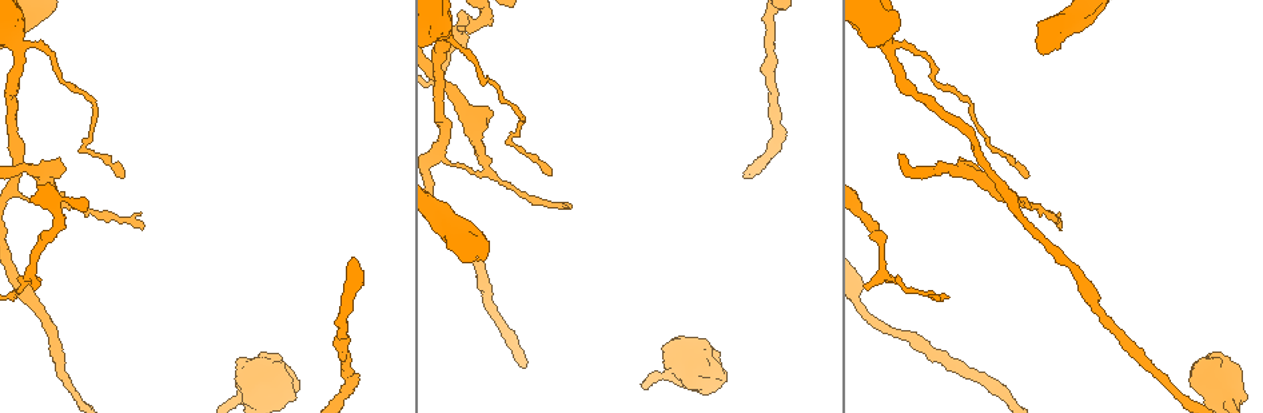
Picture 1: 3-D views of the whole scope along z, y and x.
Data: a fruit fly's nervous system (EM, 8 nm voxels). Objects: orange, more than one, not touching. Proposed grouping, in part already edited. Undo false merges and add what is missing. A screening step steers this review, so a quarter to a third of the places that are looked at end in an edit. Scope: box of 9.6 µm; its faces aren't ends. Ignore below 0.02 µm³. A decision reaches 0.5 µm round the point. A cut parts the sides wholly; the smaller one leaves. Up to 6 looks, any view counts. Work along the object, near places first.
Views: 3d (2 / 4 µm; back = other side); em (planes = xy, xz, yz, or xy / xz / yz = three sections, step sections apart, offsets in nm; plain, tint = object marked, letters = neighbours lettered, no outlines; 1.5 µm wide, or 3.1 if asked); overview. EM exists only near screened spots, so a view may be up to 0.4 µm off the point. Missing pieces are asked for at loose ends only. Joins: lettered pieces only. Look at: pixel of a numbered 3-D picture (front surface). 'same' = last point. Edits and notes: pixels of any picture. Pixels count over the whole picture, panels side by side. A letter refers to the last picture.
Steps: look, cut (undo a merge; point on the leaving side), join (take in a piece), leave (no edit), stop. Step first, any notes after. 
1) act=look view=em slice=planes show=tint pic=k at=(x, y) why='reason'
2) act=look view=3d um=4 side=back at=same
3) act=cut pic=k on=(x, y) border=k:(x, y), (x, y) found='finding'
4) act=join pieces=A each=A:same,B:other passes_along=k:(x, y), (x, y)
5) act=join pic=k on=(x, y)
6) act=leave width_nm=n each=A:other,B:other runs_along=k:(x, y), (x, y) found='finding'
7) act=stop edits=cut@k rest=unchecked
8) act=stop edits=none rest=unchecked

act=look view=3d um=2 pic=1 at=(1026, 206) why='a fork'

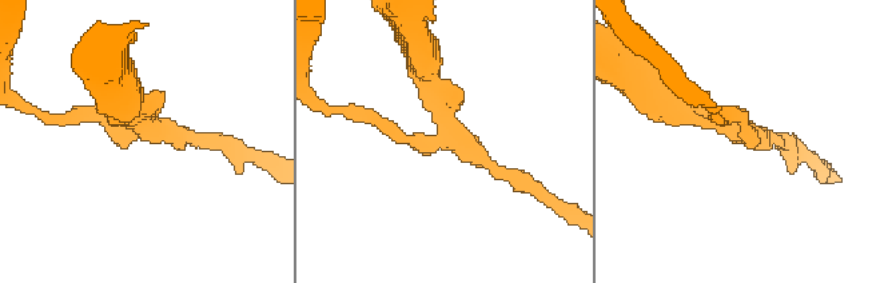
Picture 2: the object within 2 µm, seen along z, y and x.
act=look view=em slice=planes show=tint pic=2 at=(116, 128) arms=3

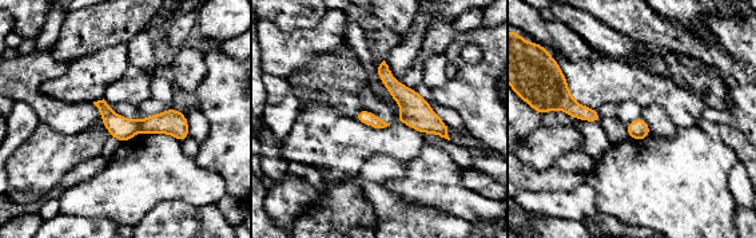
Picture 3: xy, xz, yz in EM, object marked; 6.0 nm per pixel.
act=look view=em slice=planes show=letters at=same

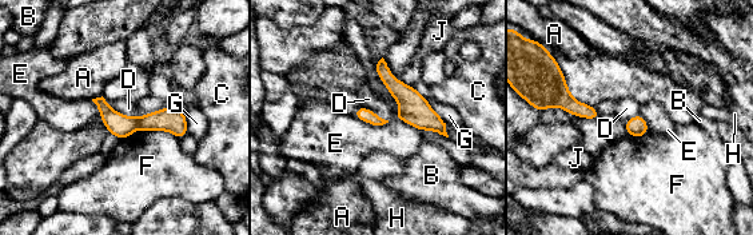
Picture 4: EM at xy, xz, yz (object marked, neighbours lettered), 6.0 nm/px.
act=cut pic=4 on=(170, 119) width_nm=80 longest_contact=F:360nm each=A:other,B:other,C:other,D:other,E:other,F:other,G:other,H:other,J:other found='two neurons meet here'

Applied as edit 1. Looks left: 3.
act=look view=em slice=yz step=8 show=letters pic=1 at=(865, 285) why='an open end'

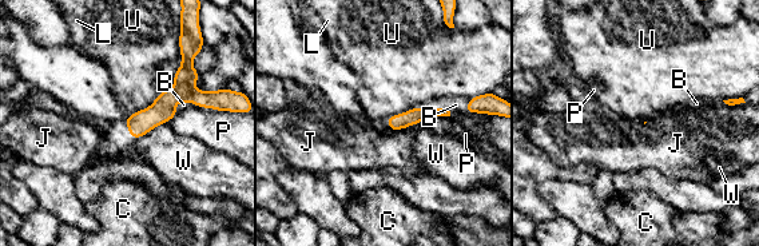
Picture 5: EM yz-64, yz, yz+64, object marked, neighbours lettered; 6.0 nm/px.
act=join pieces=B each=B:same,C:other,J:other,L:other,P:other,U:other,W:other passes_along=5:(414, 115), (426, 108), (456, 104) found='it goes on there'

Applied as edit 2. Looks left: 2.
act=stop edits=cut@4,join@5 rest=unchecked

